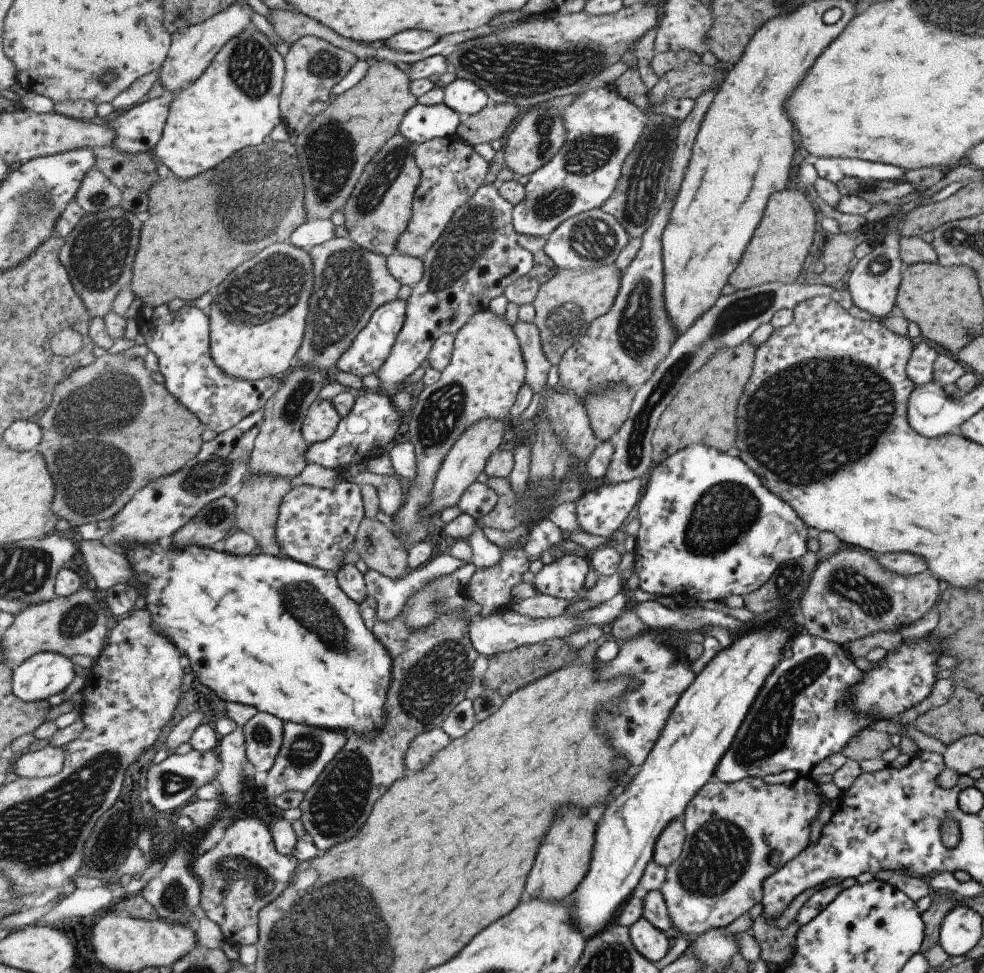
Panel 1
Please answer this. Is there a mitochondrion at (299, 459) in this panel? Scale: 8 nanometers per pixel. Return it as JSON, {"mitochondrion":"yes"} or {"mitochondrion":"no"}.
{"mitochondrion":"no"}

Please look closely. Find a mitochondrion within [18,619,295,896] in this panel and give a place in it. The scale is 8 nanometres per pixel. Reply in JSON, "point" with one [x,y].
{"point":[100,850]}

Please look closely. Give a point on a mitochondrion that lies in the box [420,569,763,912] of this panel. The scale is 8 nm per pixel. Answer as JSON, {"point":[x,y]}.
{"point":[719,853]}

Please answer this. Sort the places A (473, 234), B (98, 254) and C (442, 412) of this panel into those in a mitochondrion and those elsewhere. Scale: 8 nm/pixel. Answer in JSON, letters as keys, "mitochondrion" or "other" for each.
{"A":"mitochondrion","B":"mitochondrion","C":"mitochondrion"}

